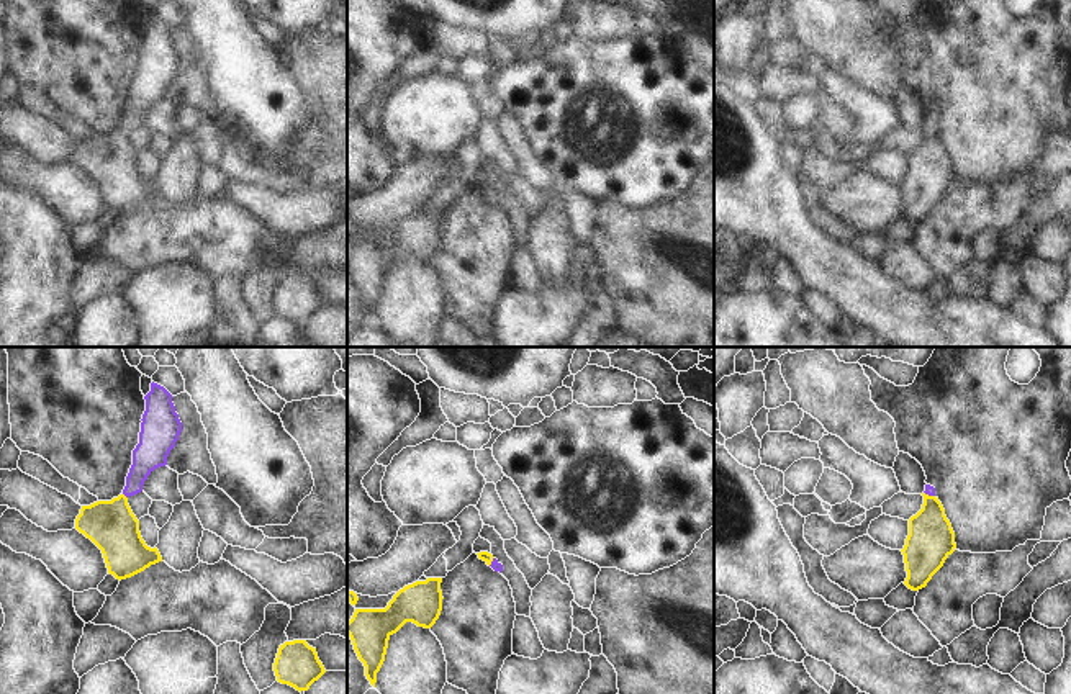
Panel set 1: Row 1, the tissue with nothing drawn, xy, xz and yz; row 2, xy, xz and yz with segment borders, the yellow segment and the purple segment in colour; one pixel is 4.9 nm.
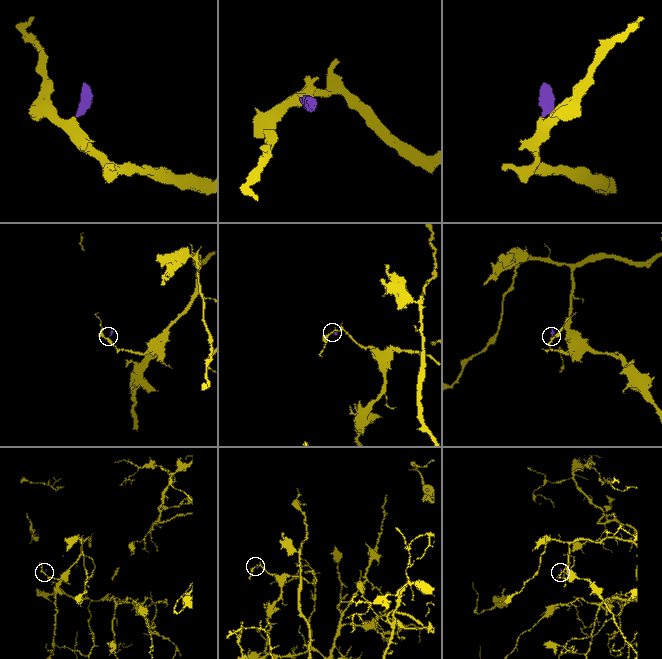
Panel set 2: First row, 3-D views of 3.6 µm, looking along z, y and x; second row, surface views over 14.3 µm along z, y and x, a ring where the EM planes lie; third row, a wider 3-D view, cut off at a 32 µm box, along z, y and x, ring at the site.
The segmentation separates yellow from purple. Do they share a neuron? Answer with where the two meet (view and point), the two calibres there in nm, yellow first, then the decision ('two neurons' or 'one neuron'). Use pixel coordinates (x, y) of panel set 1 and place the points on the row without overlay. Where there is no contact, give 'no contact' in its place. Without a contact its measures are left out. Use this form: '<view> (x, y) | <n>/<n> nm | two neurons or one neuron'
xy (125, 130) | 240/160 nm | one neuron

